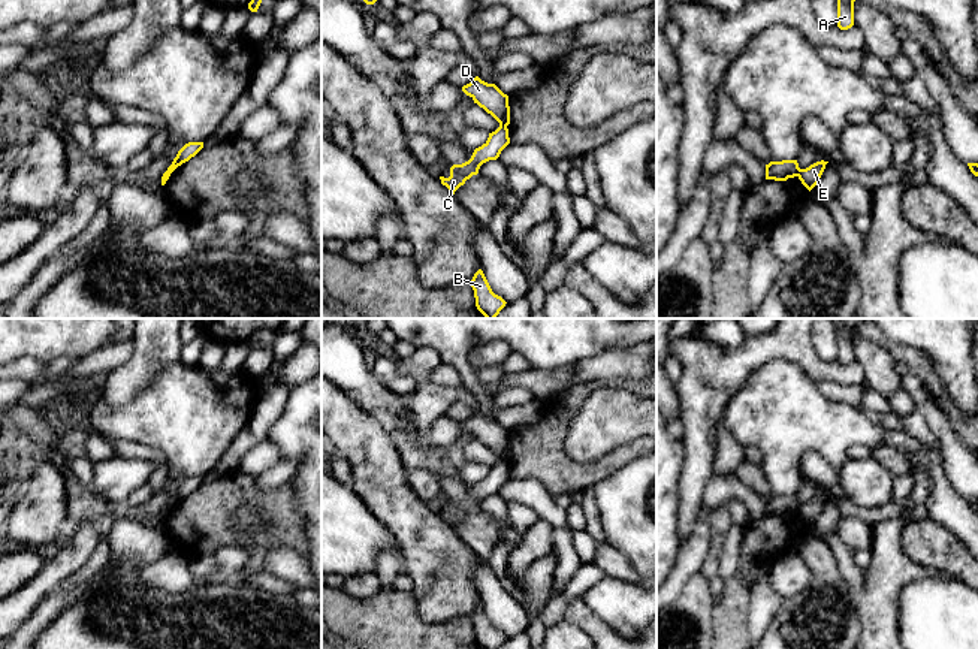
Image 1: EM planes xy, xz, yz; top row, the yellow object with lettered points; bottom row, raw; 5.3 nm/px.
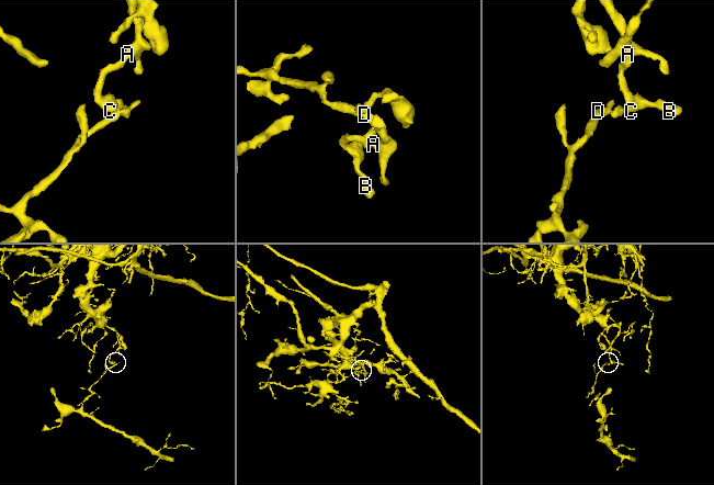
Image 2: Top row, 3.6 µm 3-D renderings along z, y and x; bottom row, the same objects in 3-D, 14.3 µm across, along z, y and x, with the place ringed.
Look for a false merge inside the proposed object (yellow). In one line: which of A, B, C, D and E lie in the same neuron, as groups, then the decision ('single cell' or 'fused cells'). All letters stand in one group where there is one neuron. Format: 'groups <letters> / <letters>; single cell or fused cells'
groups A B C E / D; fused cells

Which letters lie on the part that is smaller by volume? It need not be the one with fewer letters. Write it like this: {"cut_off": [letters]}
{"cut_off": ["D"]}

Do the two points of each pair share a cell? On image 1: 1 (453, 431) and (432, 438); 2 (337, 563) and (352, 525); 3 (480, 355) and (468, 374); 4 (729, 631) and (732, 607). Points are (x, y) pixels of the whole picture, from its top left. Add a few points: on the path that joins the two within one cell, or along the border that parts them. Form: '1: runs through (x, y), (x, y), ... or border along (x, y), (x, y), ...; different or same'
1: runs through (449, 432), (437, 438); same
2: runs through (337, 554), (337, 540), (343, 534); same
3: border along (497, 341), (468, 353), (476, 373); different
4: runs through (730, 625), (730, 613); same

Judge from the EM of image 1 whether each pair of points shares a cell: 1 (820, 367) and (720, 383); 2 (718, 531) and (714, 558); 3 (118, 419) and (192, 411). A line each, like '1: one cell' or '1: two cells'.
1: one cell
2: one cell
3: one cell

